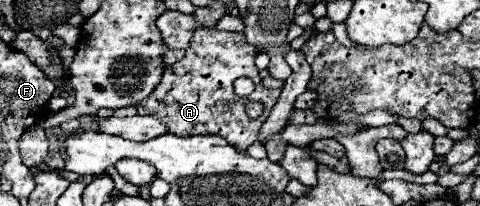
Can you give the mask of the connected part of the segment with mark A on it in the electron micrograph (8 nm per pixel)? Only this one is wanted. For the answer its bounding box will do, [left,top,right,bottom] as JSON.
[137,29,281,151]

